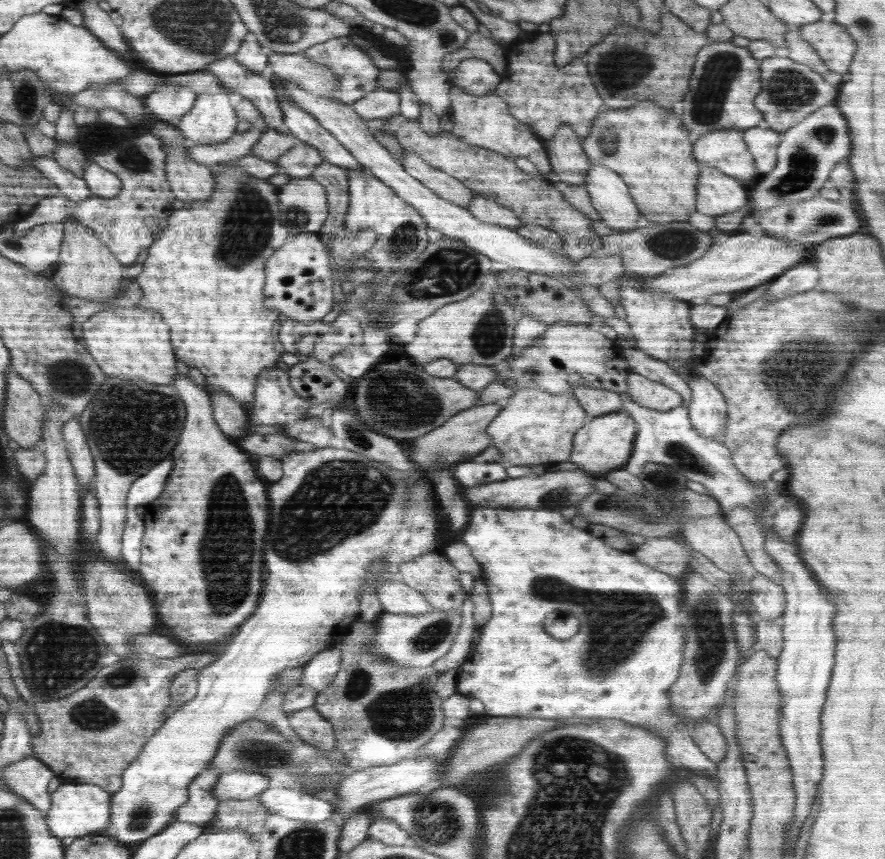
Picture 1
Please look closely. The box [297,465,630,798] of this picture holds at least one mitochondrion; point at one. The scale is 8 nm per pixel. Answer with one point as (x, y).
(399, 715)

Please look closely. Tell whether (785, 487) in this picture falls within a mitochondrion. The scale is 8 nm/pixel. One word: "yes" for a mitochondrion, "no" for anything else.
no

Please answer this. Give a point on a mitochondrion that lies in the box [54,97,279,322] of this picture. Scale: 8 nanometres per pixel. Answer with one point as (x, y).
(131, 157)

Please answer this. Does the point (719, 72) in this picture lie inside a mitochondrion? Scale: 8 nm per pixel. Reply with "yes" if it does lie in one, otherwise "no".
yes

